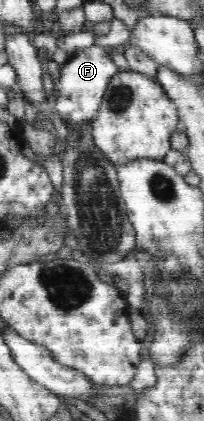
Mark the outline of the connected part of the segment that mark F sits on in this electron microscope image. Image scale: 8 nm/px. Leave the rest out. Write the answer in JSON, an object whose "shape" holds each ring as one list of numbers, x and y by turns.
{"shape":[[93,45,77,50,62,65,58,84,59,96,53,107,68,127,78,127,79,124,93,121,99,111,112,77,121,70,111,60,111,51,112,49,109,47,102,48]]}

